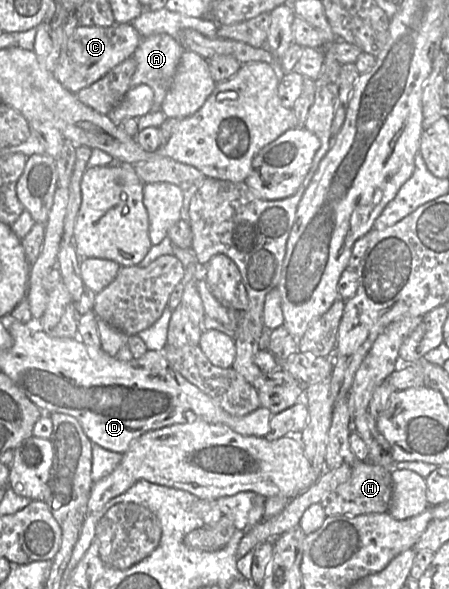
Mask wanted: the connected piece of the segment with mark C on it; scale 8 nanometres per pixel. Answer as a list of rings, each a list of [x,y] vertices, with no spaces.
[[[115,23],[111,27],[77,26],[69,37],[62,31],[61,50],[53,75],[64,88],[77,93],[98,81],[125,59],[132,57],[141,39],[130,23]]]

